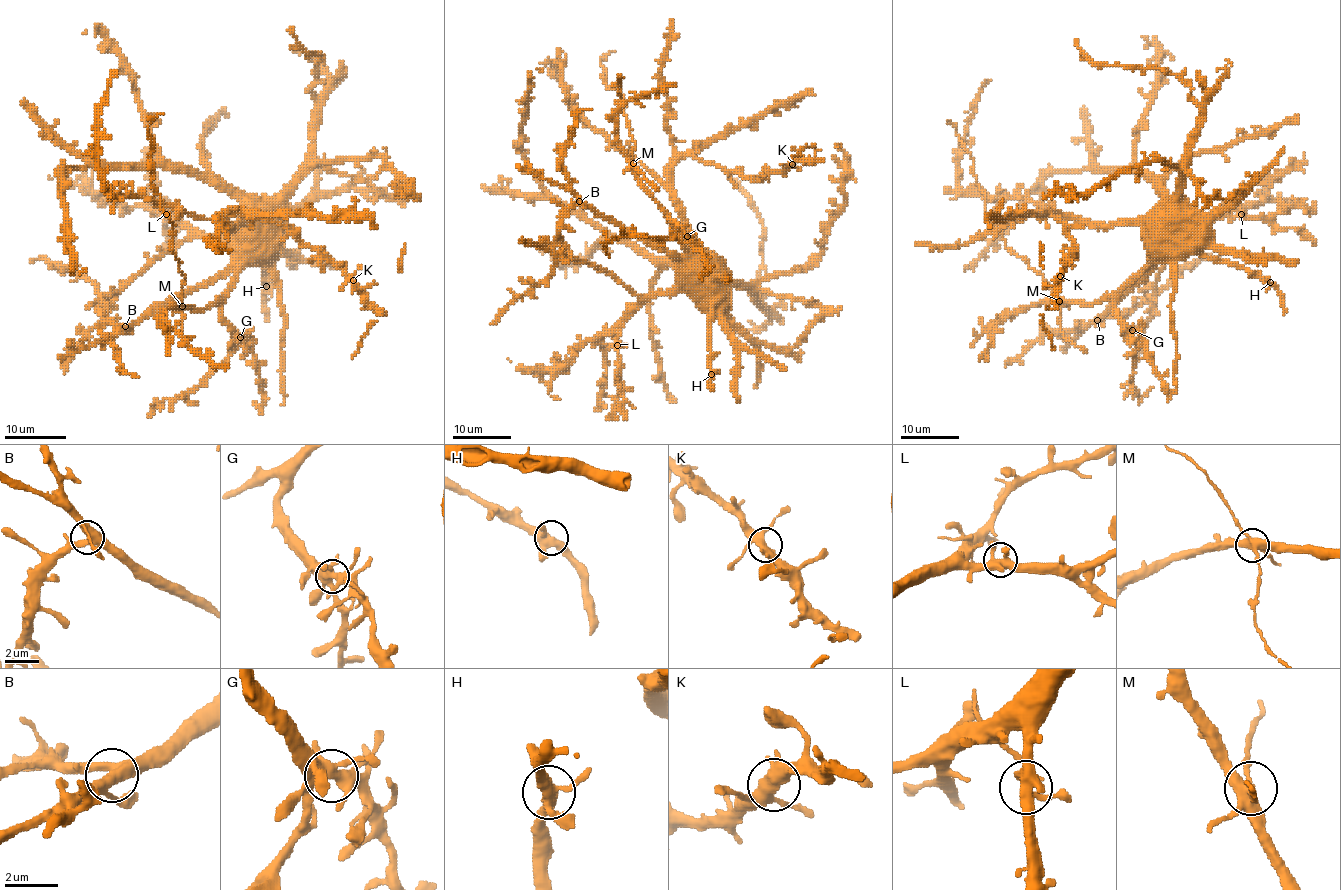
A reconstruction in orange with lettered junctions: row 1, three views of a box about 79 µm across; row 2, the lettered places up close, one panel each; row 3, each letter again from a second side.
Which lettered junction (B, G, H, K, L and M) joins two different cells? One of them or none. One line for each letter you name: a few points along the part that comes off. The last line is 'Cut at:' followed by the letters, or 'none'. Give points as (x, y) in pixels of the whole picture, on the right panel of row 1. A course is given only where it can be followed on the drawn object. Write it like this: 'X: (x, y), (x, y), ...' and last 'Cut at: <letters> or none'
Cut at: none

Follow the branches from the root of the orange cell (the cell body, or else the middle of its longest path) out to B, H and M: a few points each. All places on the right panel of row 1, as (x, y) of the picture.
B: (1155, 228), (1152, 265), (1097, 320)
H: (1155, 228), (1158, 231), (1178, 231), (1202, 255), (1215, 256), (1222, 262), (1235, 262), (1270, 282)
M: (1155, 228), (1151, 260), (1119, 289), (1094, 302), (1058, 301)

